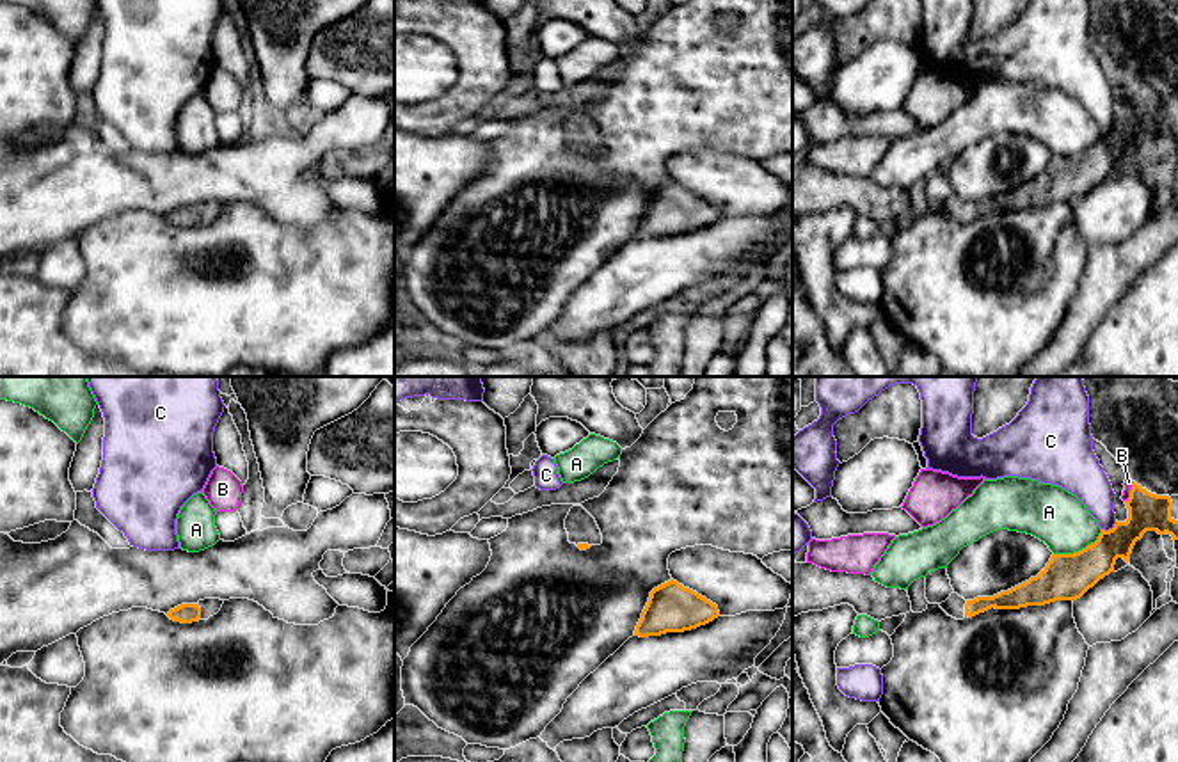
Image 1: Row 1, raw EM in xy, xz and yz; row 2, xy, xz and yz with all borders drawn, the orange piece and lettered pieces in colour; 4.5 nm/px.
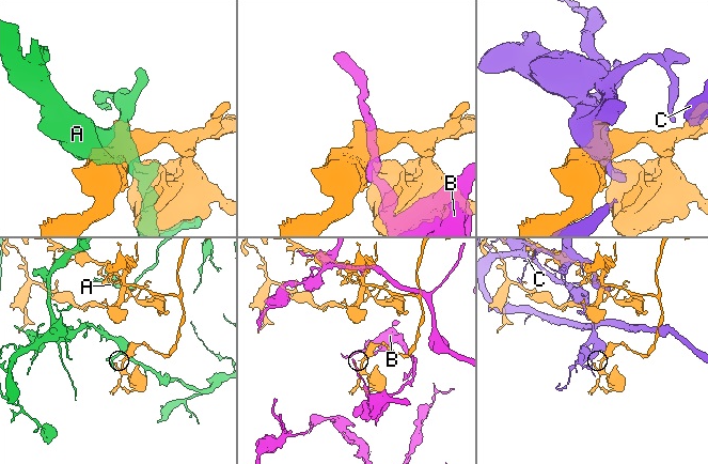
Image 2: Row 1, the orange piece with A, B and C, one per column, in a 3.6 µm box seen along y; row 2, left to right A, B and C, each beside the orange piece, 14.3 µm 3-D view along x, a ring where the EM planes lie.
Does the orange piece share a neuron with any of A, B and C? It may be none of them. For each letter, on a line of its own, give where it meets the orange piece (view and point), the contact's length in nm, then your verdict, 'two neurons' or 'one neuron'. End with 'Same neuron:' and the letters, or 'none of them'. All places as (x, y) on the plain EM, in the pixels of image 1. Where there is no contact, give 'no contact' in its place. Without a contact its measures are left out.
A: meets orange in yz at (1079, 153); contact 260 nm long; two neurons
B: meets orange in yz at (1130, 95); contact 100 nm long; two neurons
C: meets orange in yz at (1109, 132); contact 80 nm long; two neurons
Same neuron: none of them

